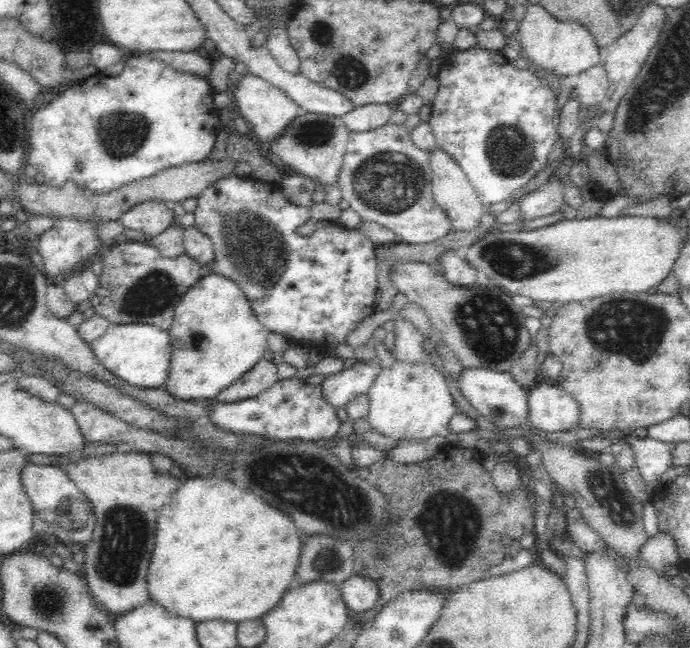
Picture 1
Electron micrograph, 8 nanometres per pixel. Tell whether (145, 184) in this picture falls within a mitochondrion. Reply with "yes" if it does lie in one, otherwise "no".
no

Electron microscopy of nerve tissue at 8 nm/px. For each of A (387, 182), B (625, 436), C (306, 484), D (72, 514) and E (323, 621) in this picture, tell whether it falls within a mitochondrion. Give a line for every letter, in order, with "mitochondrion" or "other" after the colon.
A: mitochondrion
B: other
C: mitochondrion
D: mitochondrion
E: other

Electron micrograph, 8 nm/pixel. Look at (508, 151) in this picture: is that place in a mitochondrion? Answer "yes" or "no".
yes

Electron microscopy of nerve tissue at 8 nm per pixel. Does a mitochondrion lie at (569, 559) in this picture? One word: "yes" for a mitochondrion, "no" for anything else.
no

